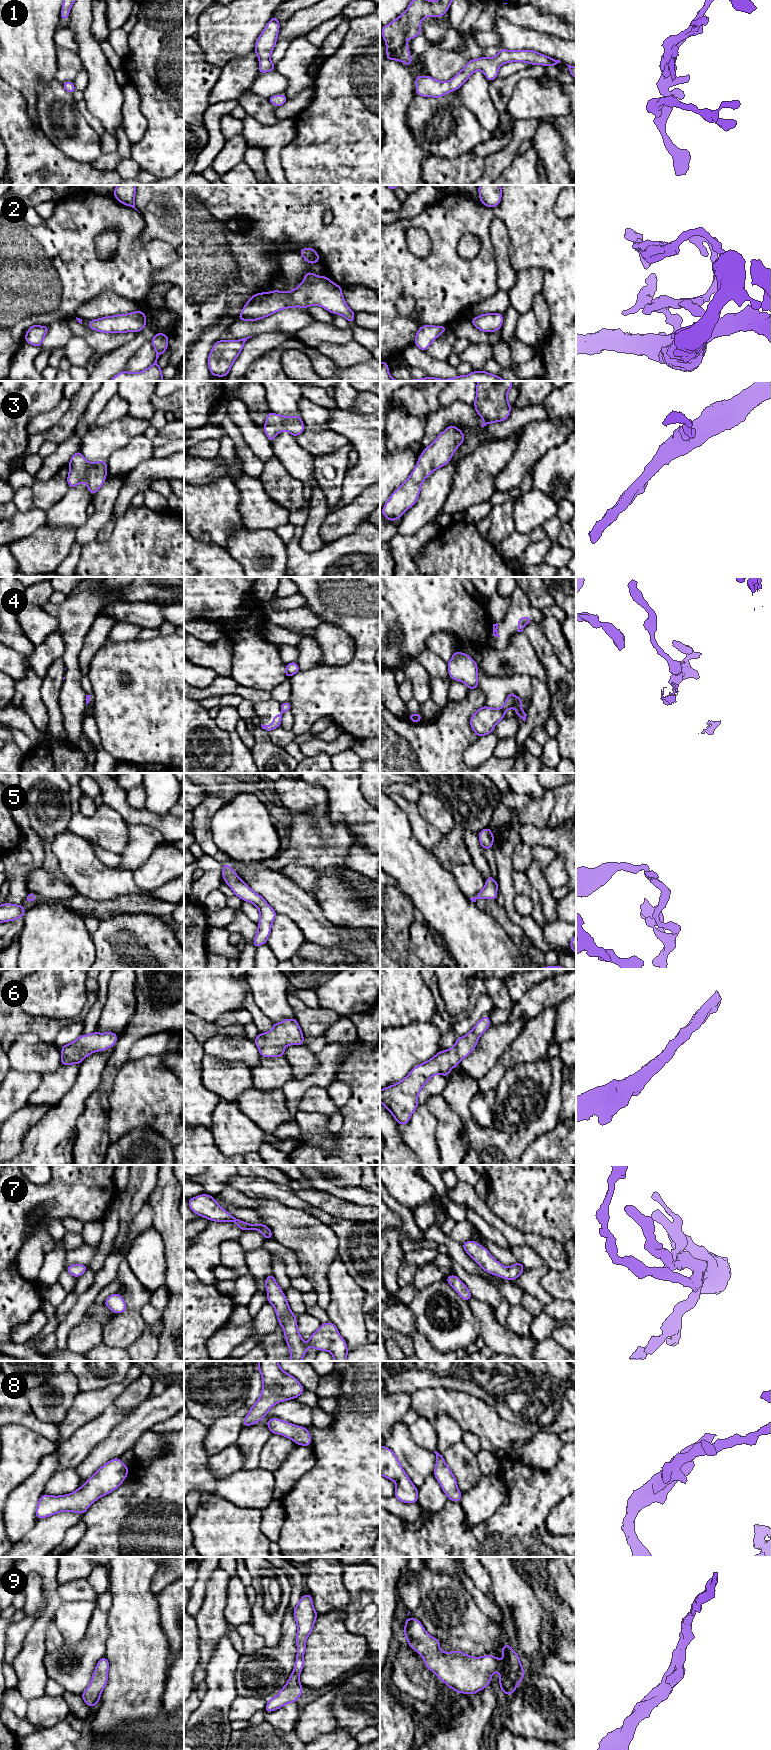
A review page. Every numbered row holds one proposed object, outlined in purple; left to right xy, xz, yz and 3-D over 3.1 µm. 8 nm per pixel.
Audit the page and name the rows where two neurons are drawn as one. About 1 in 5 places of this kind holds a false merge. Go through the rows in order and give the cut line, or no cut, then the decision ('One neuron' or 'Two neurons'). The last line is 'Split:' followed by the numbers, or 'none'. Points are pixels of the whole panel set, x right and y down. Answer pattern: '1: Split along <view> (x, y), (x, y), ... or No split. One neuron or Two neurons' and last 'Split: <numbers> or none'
1: No split. One neuron
2: No split. One neuron
3: No split. One neuron
4: Split along yz (516, 696), (514, 703). Two neurons
5: No split. One neuron
6: No split. One neuron
7: No split. One neuron
8: No split. One neuron
9: No split. One neuron
Split: 4

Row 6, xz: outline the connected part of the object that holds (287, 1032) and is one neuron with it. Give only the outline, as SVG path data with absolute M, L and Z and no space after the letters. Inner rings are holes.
M296 1018L285 1019L280 1023L273 1024L270 1031L266 1033L259 1033L255 1038L254 1044L259 1048L261 1057L280 1057L284 1056L285 1046L304 1045L304 1037Z

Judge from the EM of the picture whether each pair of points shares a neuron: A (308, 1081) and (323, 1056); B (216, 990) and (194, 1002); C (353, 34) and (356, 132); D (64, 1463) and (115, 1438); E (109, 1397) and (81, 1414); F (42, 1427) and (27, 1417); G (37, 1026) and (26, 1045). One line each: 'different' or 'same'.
A: same
B: same
C: same
D: different
E: same
F: same
G: different

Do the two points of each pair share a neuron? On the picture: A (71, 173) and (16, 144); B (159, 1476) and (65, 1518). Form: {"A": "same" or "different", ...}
{"A": "same", "B": "different"}

